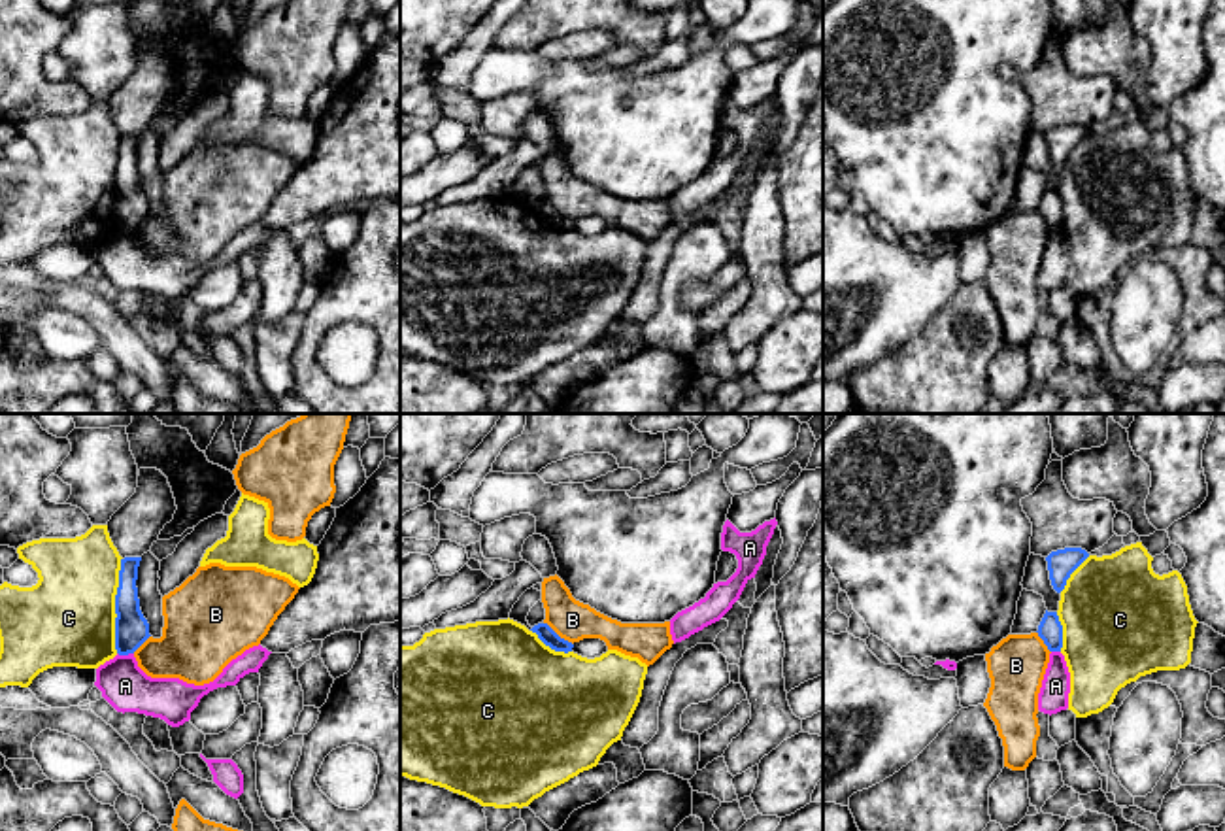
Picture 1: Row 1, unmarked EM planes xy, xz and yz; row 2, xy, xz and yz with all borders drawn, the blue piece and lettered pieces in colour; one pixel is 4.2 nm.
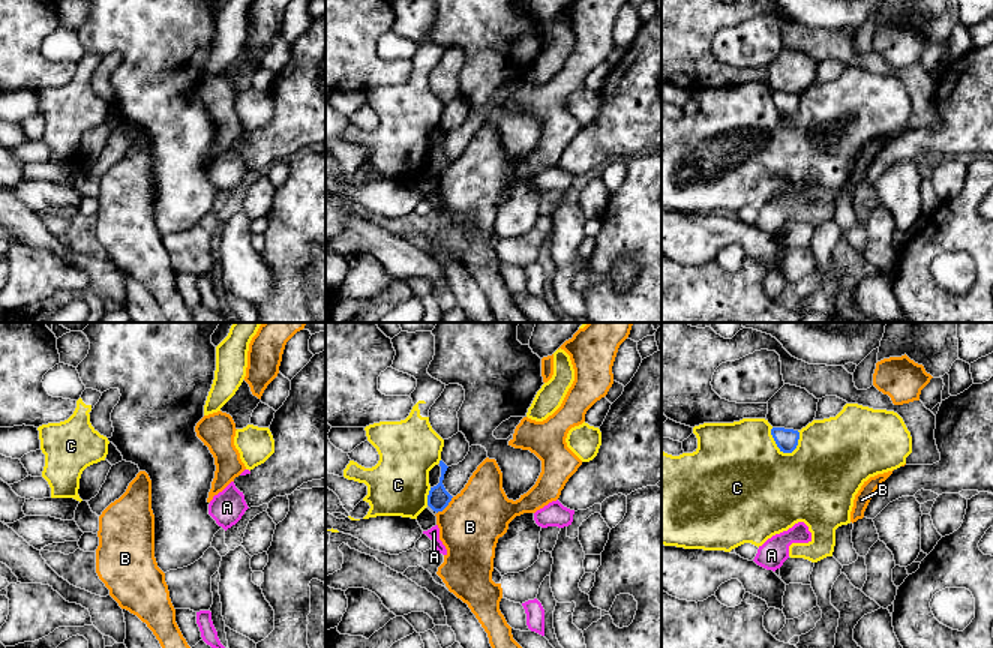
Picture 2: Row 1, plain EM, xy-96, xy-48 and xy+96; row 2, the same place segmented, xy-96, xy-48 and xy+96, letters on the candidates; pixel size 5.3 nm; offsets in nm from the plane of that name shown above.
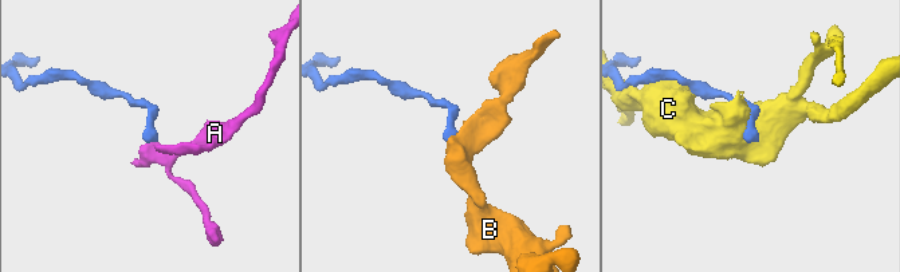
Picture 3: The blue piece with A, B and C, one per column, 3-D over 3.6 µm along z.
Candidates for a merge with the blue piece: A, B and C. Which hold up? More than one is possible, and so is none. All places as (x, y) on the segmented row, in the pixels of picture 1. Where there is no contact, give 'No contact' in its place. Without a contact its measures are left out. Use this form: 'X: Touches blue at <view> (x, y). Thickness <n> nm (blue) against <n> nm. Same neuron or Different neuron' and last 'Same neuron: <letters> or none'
A: Touches blue at xy (125, 654). Thickness 140 nm (blue) against 200 nm. Different neuron
B: Touches blue at xz (557, 635). Thickness 70 nm (blue) against 170 nm. Different neuron
C: Touches blue at xy (116, 605). Thickness 140 nm (blue) against 400 nm. Different neuron
Same neuron: none

